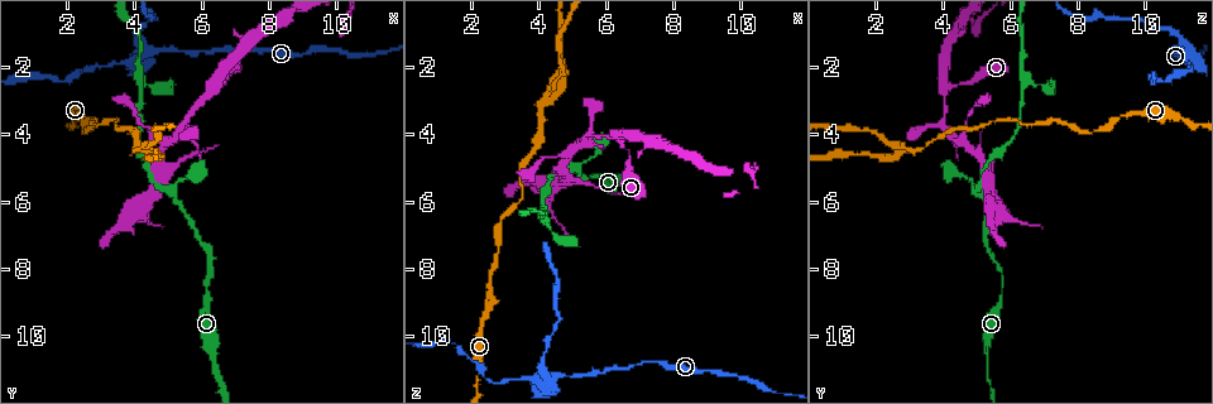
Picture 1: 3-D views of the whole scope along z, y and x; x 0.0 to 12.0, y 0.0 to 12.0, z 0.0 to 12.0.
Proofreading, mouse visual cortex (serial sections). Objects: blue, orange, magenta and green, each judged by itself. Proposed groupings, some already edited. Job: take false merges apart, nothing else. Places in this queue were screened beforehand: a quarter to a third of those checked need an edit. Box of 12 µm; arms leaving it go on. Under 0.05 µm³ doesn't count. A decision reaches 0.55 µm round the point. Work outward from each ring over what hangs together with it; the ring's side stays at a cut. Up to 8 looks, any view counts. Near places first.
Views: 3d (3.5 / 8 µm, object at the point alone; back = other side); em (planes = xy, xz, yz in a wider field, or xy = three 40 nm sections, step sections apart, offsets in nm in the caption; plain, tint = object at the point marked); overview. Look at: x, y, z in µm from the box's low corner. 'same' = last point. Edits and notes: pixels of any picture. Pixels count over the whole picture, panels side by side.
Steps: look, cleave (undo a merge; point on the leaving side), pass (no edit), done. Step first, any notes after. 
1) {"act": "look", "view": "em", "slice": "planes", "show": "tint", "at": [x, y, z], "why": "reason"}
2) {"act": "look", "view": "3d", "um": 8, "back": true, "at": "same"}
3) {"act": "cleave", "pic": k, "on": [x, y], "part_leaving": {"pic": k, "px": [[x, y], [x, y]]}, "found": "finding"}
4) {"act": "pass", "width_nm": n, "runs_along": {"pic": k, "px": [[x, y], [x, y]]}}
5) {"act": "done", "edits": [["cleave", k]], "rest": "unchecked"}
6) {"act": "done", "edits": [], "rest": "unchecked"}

{"act": "look", "view": "3d", "um": 3.5, "at": [5.6, 3.7, 4.0], "why": "three-way junction"}

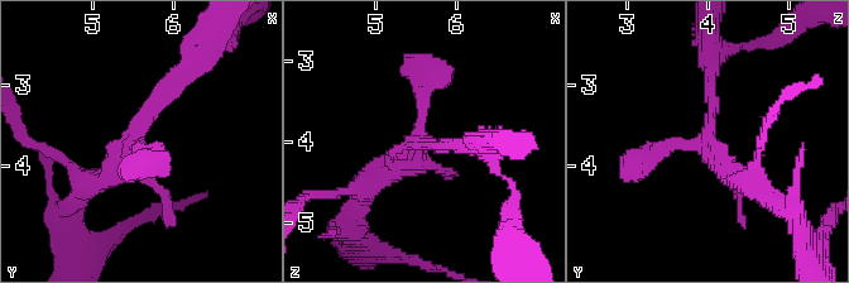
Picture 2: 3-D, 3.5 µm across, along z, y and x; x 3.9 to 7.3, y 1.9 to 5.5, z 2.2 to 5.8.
{"act": "look", "view": "em", "slice": "planes", "show": "plain", "at": [5.55, 3.65, 4.05], "why": "shape alone is not enough"}

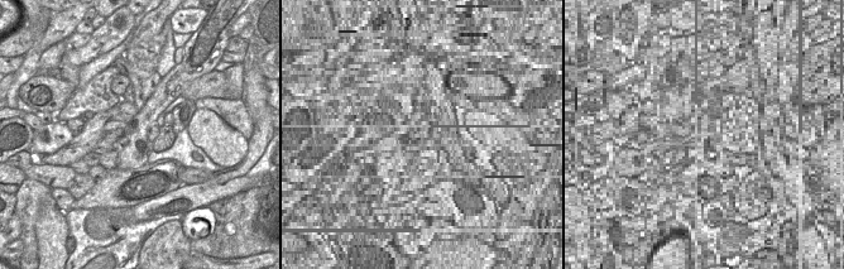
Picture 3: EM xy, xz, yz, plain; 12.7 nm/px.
{"act": "look", "view": "em", "slice": "planes", "show": "tint", "at": "same", "why": "where the object lies"}

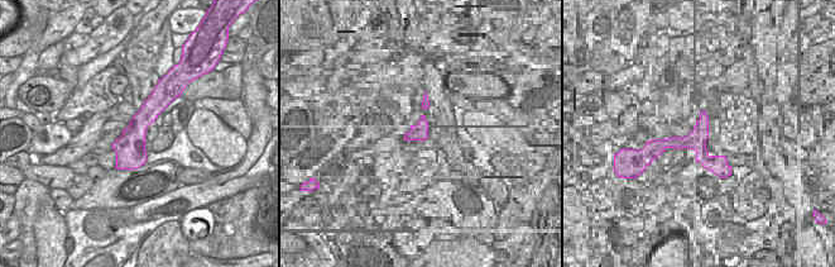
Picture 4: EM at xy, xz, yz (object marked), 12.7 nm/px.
{"act": "pass", "runs_along": {"pic": 2, "px": [[187, 65], [125, 158], [86, 182]]}, "found": "all the same cell"}

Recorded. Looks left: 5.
{"act": "look", "view": "3d", "um": 3.5, "at": [4.1, 4.5, 3.1], "why": "three arms meet"}

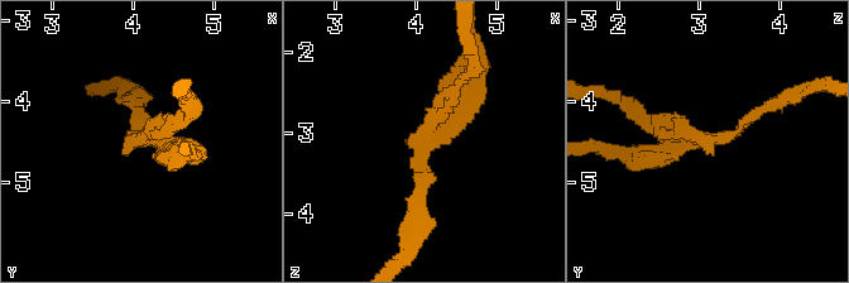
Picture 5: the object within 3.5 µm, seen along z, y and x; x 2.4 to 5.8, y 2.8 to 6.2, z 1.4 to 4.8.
{"act": "look", "view": "em", "slice": "xy", "step": 2, "show": "tint", "at": [4.10, 4.45, 3.10], "arms": 3, "arm_widths_nm": [200, 200, 200], "why": "need the tissue"}

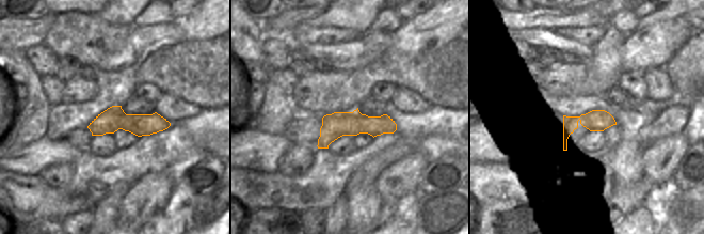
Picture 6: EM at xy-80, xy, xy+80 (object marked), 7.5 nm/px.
{"act": "cleave", "pic": 5, "on": [636, 114], "part_leaving": {"pic": 5, "px": [[708, 137], [652, 129], [617, 97]]}, "found": "two cells meet here"}

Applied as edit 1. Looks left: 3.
{"act": "look", "view": "overview"}

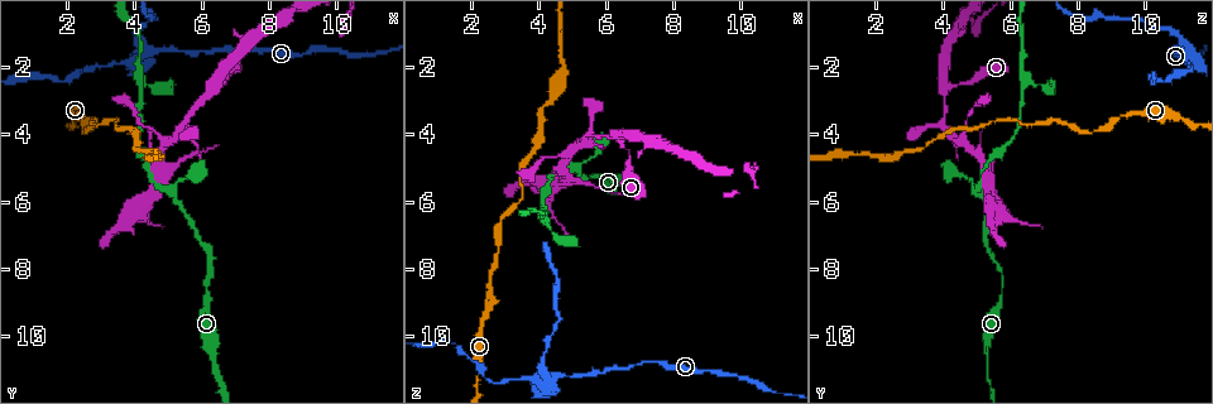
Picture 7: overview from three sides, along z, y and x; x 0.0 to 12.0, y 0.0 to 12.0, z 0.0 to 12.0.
{"act": "look", "view": "3d", "um": 3.5, "back": true, "at": [4.3, 1.6, 11.4], "why": "three-way junction"}

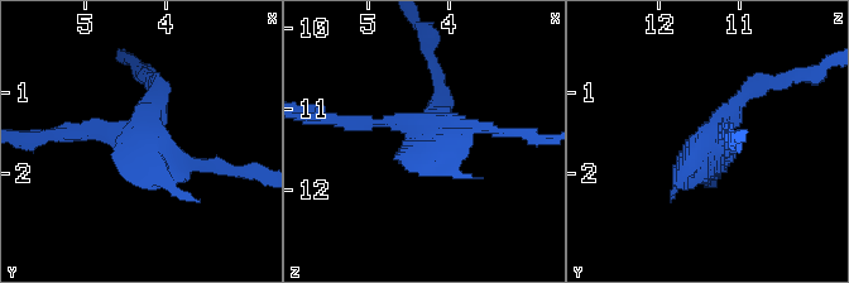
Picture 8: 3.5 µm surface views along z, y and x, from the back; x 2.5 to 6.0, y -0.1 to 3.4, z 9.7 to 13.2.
{"act": "cleave", "pic": 8, "on": [445, 97], "found": "two cells meet here"}

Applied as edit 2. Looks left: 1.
{"act": "done", "edits": [["cleave", 5], ["cleave", 8]], "rest": "unchecked"}

